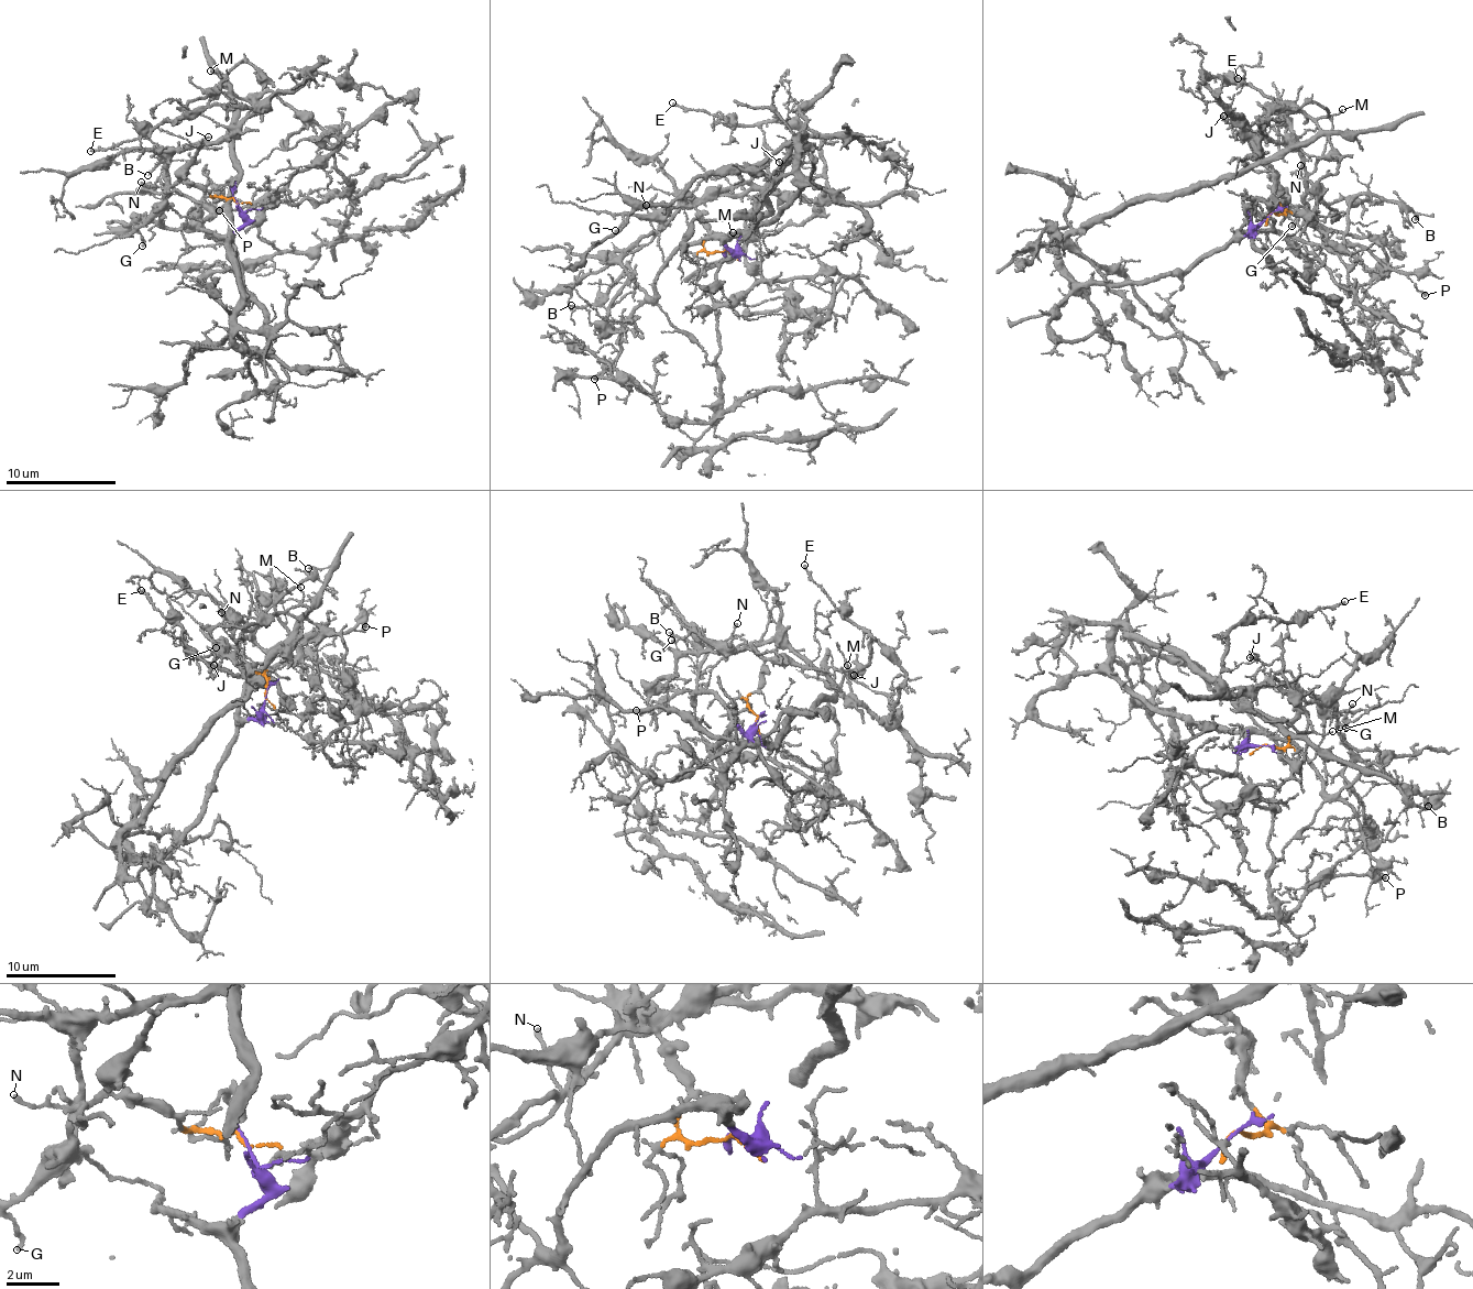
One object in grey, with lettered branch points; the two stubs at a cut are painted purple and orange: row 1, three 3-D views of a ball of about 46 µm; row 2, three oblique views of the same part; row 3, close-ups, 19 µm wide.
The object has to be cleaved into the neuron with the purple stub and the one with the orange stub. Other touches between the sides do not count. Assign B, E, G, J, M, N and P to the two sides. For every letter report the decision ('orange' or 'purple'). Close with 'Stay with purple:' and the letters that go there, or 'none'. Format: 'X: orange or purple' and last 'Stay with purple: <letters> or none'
B: purple
E: orange
G: orange
J: orange
M: purple
N: orange
P: purple
Stay with purple: B, M, P

